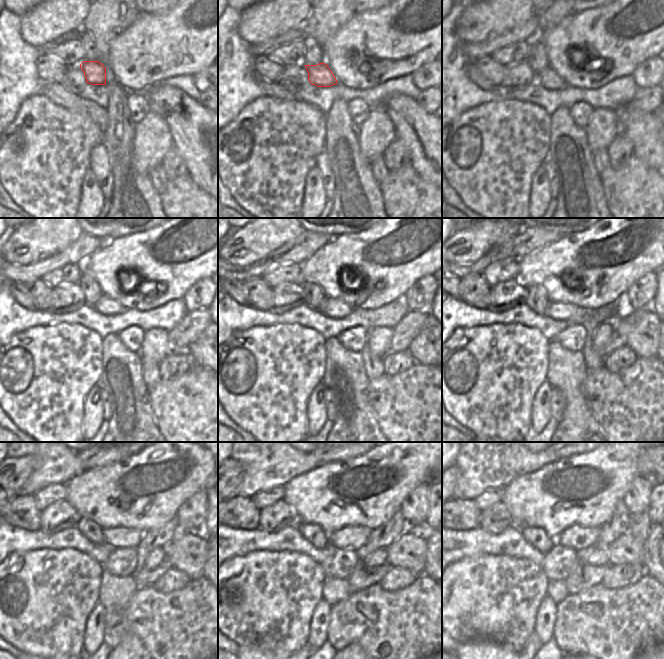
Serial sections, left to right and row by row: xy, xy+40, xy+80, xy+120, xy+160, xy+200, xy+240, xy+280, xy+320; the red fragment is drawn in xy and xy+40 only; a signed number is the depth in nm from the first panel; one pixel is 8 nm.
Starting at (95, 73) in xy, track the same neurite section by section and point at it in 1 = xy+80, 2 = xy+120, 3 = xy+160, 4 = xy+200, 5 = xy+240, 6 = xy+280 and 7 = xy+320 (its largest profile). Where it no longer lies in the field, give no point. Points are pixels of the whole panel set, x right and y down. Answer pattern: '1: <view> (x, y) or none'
1: xy+80 (548, 78)
2: xy+120 (104, 305)
3: xy+160 (332, 308)
4: xy+200 (576, 315)
5: xy+240 (119, 537)
6: xy+280 (353, 538)
7: xy+320 (578, 538)

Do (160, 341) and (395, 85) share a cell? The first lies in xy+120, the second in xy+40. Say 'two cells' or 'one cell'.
two cells

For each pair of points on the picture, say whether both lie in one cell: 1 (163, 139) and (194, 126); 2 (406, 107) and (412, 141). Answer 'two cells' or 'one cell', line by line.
1: two cells
2: one cell

